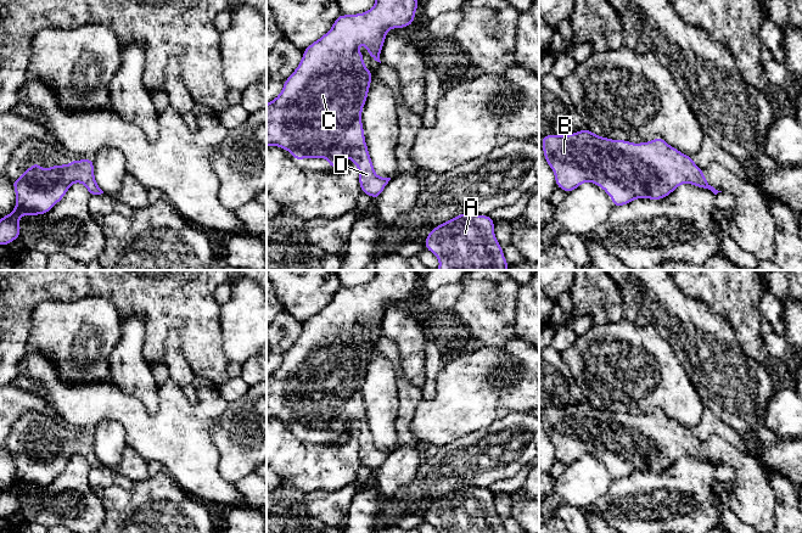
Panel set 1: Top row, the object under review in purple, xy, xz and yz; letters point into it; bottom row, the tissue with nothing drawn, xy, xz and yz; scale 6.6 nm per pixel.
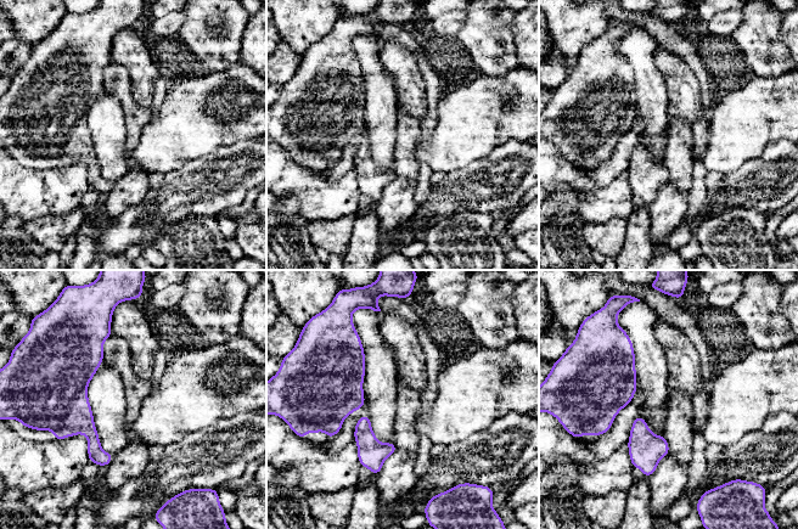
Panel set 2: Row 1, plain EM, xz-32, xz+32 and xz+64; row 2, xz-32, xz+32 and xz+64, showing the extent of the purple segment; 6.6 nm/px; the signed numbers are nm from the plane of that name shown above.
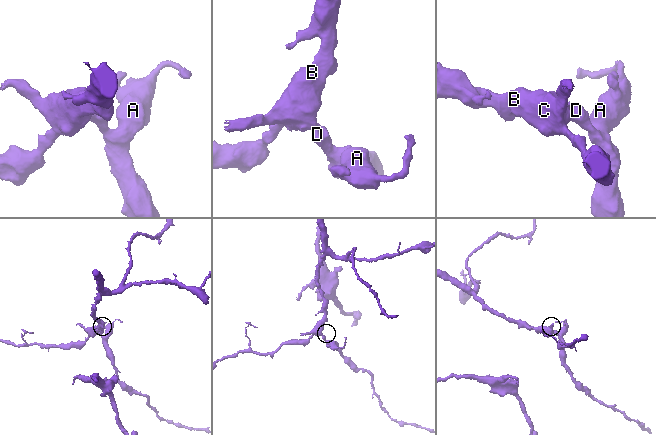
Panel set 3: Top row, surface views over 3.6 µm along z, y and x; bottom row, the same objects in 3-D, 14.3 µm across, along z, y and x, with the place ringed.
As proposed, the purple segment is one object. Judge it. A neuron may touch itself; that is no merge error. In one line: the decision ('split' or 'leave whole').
leave whole

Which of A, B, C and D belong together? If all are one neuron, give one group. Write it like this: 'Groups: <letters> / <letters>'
Groups: A B C D

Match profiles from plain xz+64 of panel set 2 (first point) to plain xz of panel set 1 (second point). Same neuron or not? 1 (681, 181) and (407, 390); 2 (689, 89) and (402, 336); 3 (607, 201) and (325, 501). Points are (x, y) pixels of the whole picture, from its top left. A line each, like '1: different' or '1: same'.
1: same
2: same
3: different

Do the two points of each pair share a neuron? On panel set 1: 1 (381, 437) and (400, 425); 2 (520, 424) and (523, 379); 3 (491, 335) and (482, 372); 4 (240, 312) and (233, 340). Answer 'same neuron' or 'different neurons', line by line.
1: different neurons
2: different neurons
3: different neurons
4: same neuron

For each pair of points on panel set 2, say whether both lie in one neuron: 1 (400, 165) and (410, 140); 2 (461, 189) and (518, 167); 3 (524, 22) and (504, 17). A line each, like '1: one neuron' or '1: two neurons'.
1: one neuron
2: one neuron
3: two neurons

